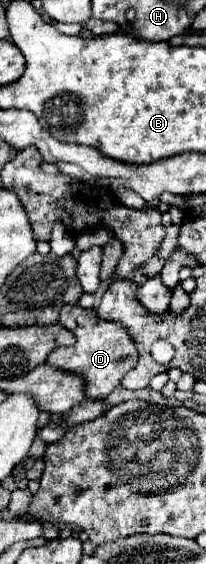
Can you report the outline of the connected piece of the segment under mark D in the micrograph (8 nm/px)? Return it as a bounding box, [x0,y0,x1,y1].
[47,305,137,401]

